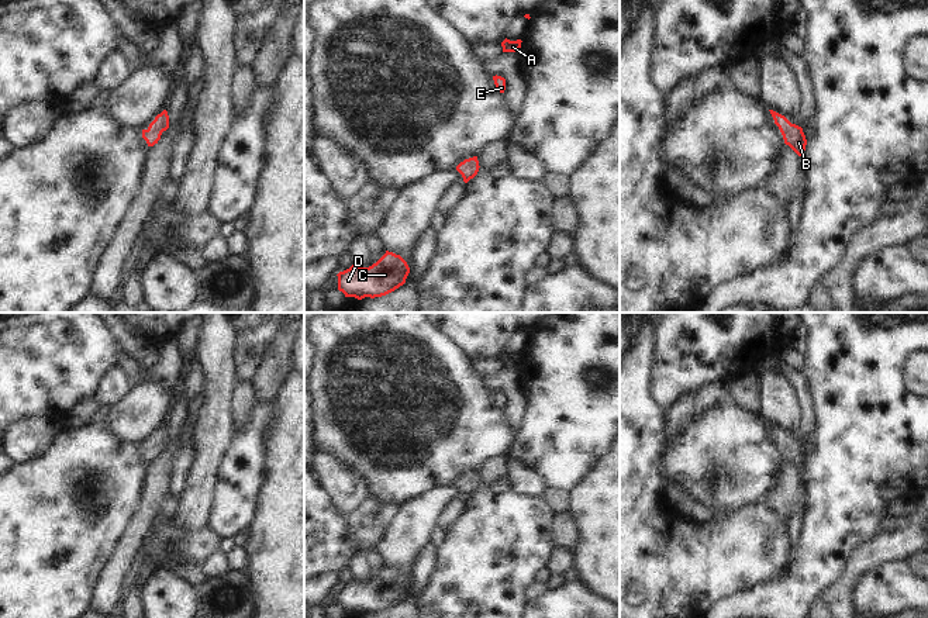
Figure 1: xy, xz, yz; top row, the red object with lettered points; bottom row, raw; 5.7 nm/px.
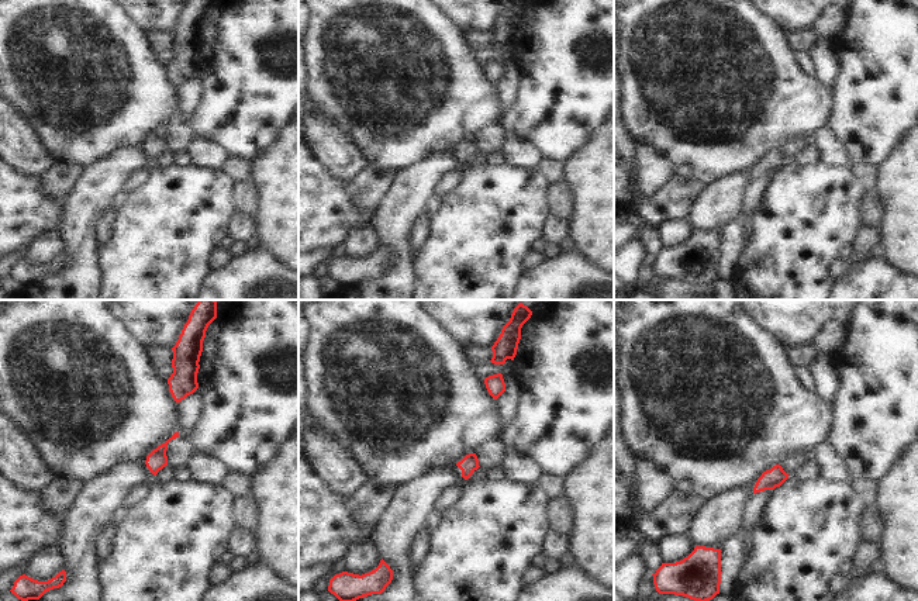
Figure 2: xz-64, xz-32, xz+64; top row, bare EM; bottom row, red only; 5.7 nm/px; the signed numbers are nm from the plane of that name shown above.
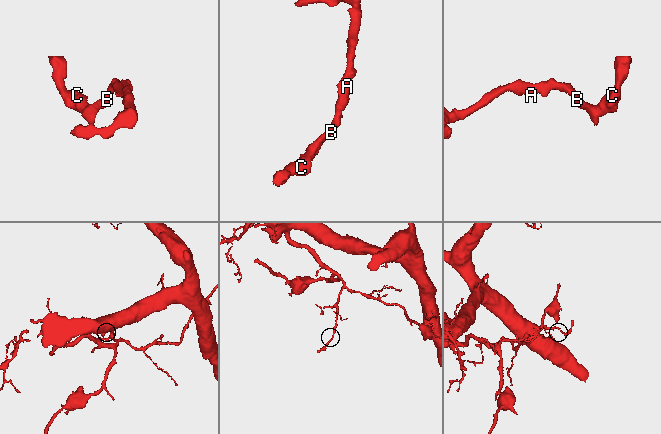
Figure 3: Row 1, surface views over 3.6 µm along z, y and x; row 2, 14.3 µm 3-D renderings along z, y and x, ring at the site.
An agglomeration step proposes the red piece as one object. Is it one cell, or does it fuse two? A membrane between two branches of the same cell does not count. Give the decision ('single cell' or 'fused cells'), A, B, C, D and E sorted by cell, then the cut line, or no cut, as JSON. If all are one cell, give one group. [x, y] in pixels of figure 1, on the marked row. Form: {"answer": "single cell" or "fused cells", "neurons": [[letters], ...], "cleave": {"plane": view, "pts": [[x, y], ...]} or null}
{"answer": "single cell", "neurons": [["A", "B", "C", "D", "E"]], "cleave": null}

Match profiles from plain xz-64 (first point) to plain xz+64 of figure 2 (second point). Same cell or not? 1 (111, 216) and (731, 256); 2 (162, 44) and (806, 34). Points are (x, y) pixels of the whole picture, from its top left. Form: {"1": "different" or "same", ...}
{"1": "same", "2": "same"}

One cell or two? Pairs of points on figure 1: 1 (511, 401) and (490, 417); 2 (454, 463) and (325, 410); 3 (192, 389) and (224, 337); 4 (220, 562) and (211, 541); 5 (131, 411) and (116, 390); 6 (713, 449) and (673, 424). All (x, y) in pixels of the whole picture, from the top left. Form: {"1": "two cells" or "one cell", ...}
{"1": "two cells", "2": "one cell", "3": "two cells", "4": "two cells", "5": "two cells", "6": "two cells"}

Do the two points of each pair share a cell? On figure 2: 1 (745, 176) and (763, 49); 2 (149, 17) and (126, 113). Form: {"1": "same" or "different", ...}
{"1": "different", "2": "different"}

